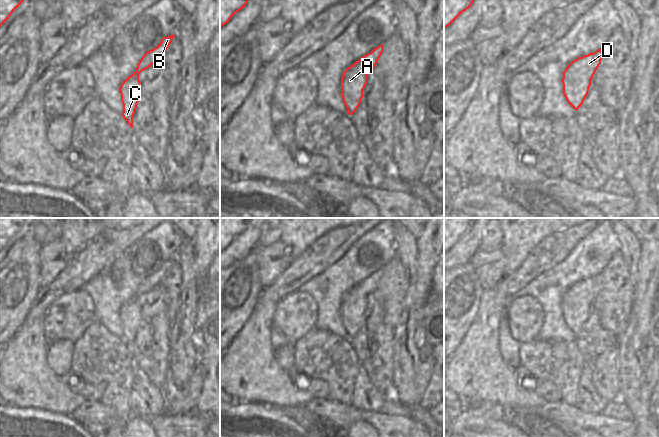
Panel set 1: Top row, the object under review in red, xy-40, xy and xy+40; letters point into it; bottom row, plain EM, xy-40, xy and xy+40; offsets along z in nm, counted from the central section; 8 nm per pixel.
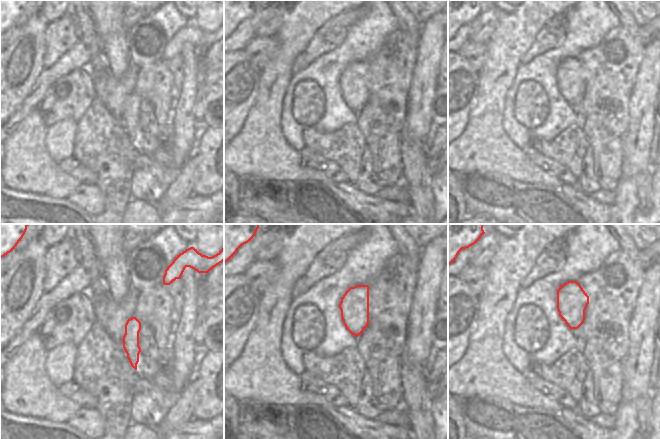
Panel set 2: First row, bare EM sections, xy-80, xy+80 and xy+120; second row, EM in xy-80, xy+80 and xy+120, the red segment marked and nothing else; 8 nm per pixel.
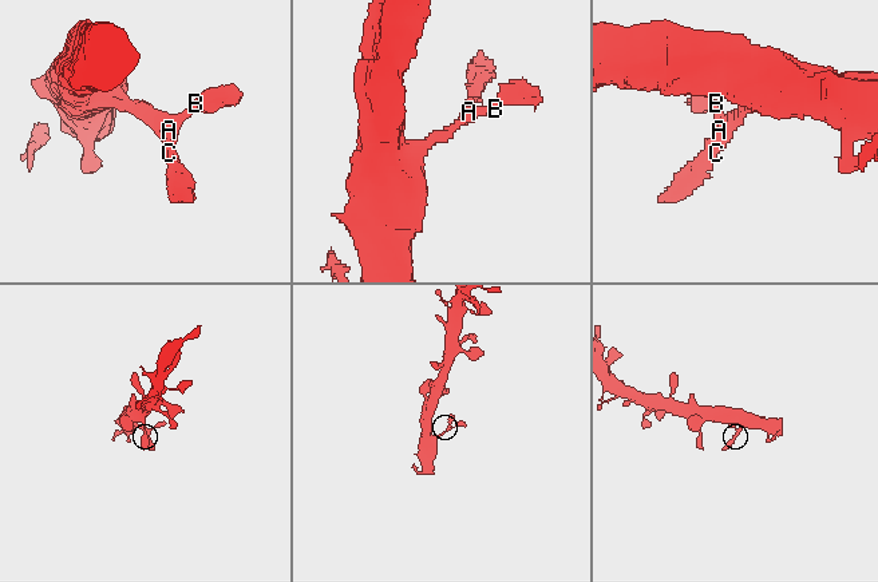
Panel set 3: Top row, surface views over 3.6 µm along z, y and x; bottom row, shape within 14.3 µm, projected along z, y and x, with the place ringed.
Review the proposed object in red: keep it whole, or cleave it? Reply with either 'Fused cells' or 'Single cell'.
Single cell

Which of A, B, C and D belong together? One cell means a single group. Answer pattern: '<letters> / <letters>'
A B C D

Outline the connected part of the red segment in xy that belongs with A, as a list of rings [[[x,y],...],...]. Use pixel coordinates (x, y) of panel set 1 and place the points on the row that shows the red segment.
[[[383,44],[361,57],[343,72],[341,96],[349,115],[352,115],[361,104],[367,76],[377,64],[382,52]]]

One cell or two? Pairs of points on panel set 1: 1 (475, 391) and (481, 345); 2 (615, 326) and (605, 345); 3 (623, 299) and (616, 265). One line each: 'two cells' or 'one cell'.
1: one cell
2: two cells
3: one cell

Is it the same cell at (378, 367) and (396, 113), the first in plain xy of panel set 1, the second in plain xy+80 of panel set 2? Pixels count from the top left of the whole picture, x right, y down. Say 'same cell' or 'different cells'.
different cells

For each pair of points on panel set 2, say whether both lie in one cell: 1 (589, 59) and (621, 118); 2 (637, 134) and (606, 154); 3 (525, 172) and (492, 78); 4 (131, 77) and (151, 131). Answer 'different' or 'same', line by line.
1: same
2: different
3: same
4: different

